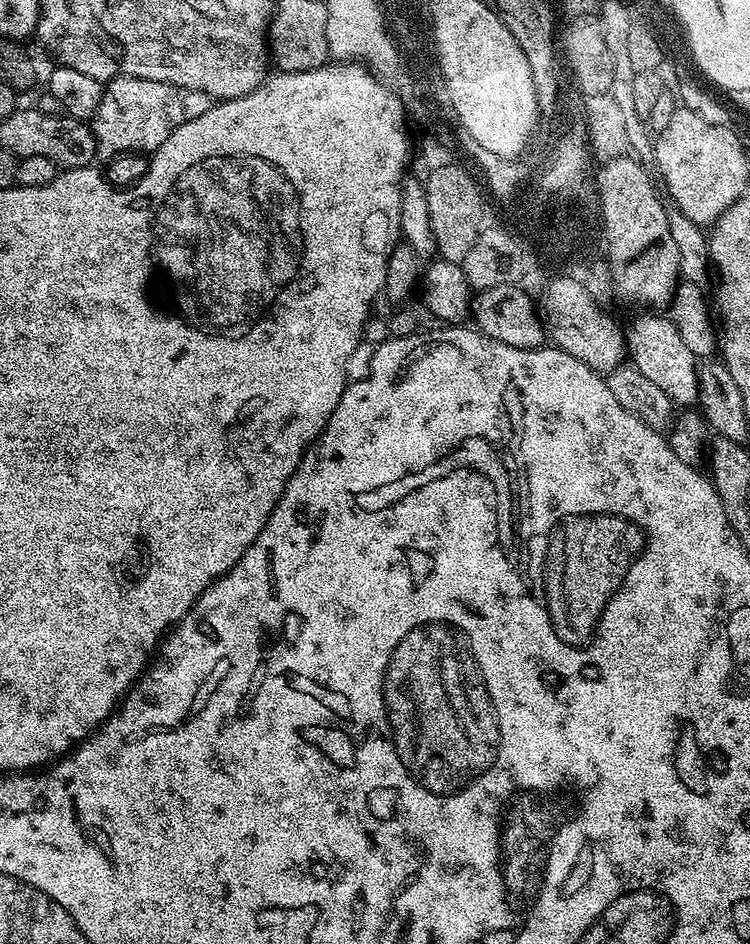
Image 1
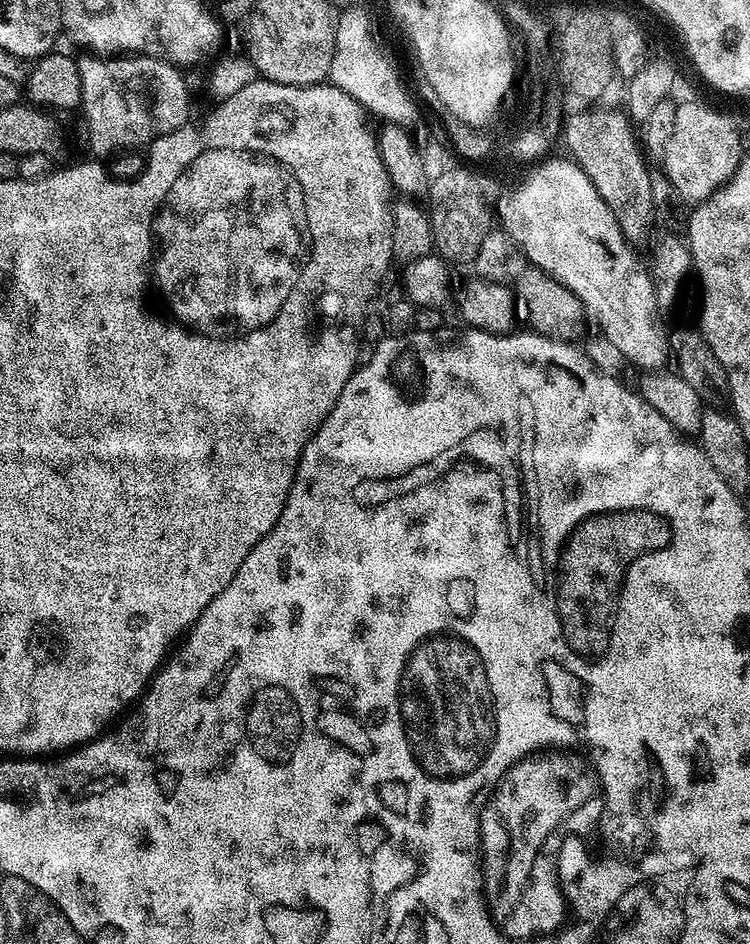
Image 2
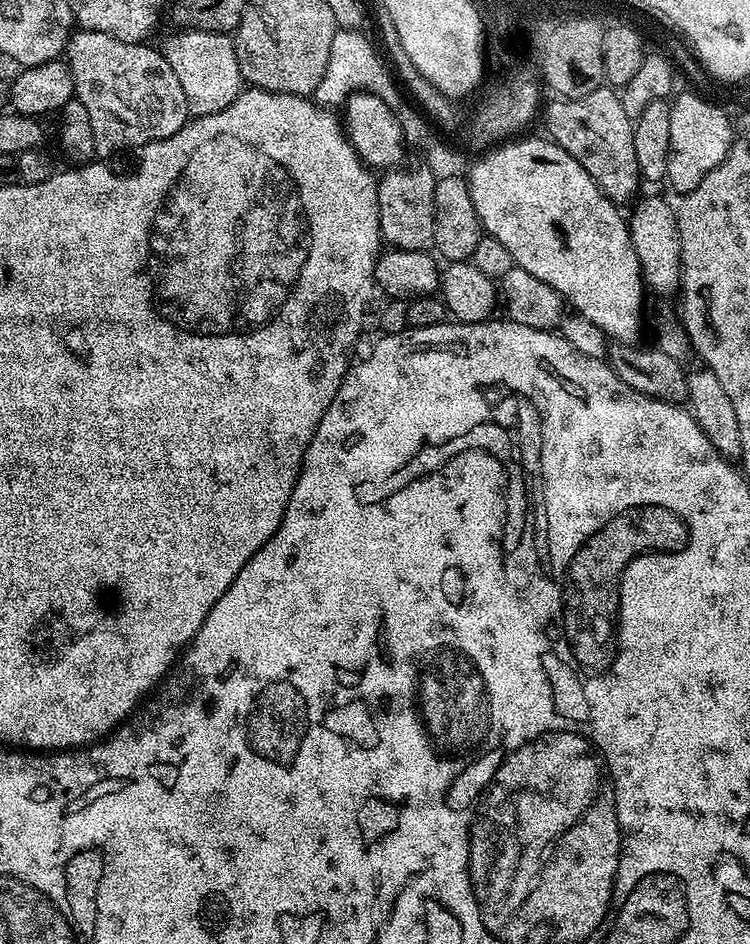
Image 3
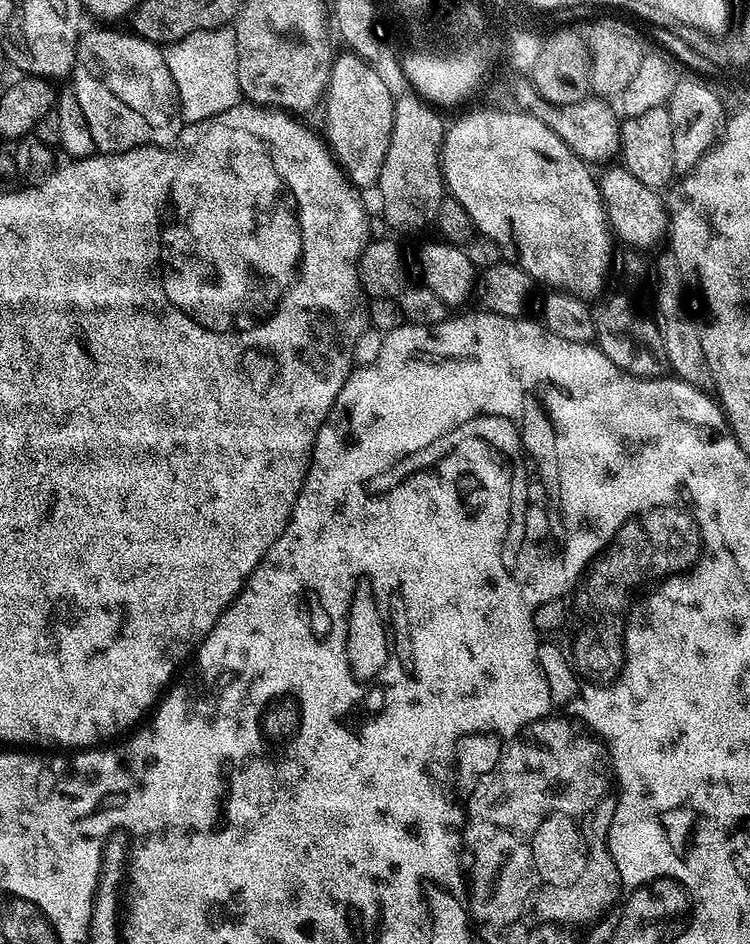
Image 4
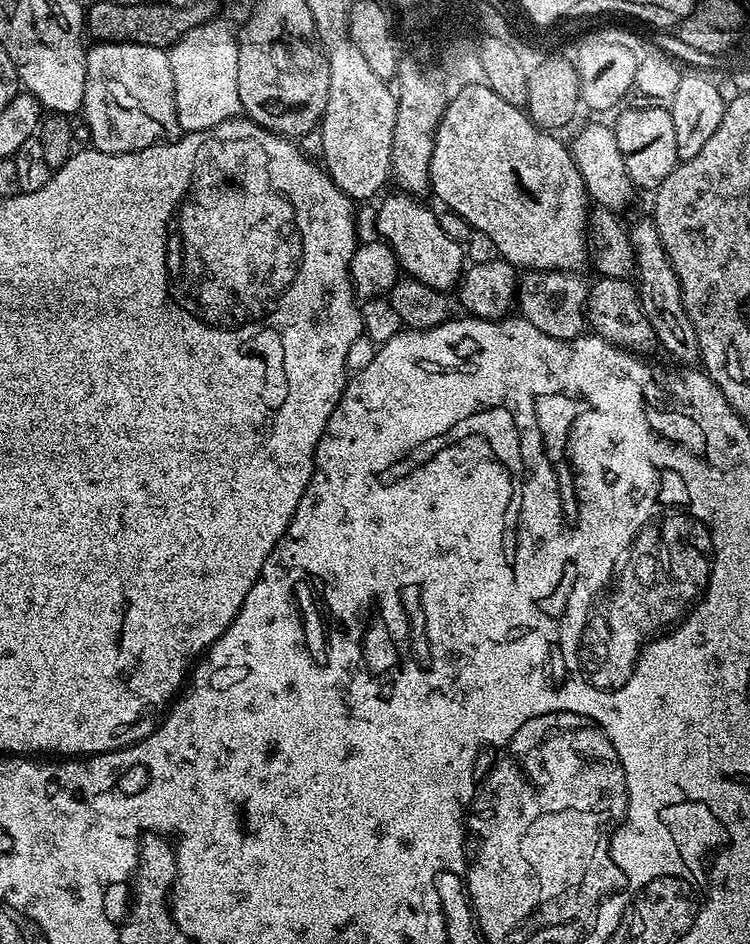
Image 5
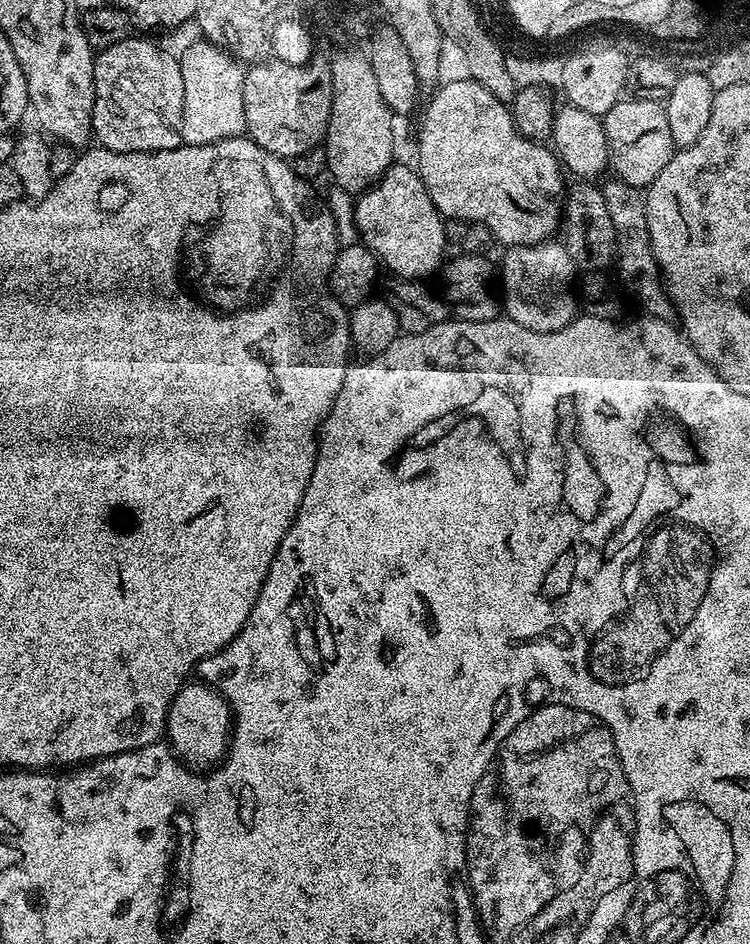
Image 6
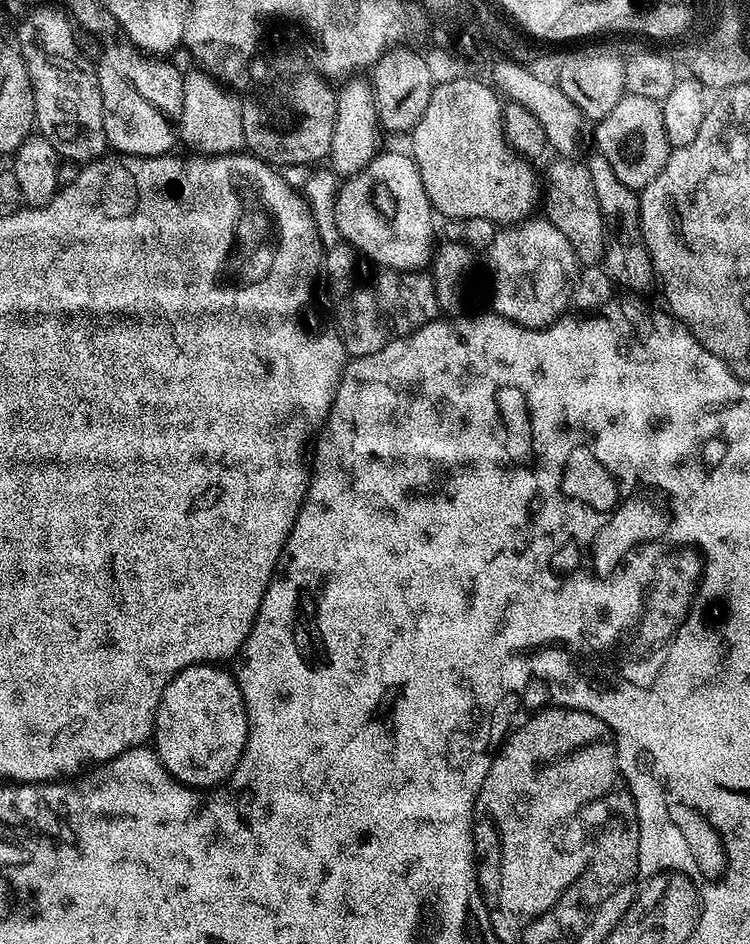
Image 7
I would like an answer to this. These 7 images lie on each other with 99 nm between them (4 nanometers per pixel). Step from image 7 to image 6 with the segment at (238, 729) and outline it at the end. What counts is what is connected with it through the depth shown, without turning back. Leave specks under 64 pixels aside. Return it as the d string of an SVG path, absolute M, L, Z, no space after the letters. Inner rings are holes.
M185 683L168 708L166 738L174 753L189 767L210 768L227 753L231 737L232 715L227 700L211 685Z

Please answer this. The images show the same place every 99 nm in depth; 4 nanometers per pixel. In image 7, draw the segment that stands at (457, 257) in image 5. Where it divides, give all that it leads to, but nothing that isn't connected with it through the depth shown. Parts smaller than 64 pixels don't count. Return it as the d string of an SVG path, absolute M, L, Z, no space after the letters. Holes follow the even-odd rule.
M381 151L363 170L351 173L336 192L334 220L341 241L352 245L361 257L369 256L381 269L414 272L431 261L432 216L434 209L422 186L418 166L405 153Z

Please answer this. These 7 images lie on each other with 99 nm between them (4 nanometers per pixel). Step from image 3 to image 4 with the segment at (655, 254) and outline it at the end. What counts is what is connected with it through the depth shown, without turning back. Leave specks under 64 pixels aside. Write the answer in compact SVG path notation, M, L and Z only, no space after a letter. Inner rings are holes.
M609 167L603 177L599 177L600 200L604 203L604 209L608 215L608 227L612 229L615 239L620 240L632 250L645 250L652 248L668 234L668 210L666 200L657 189L645 186L638 182L634 174L630 174L623 167Z

